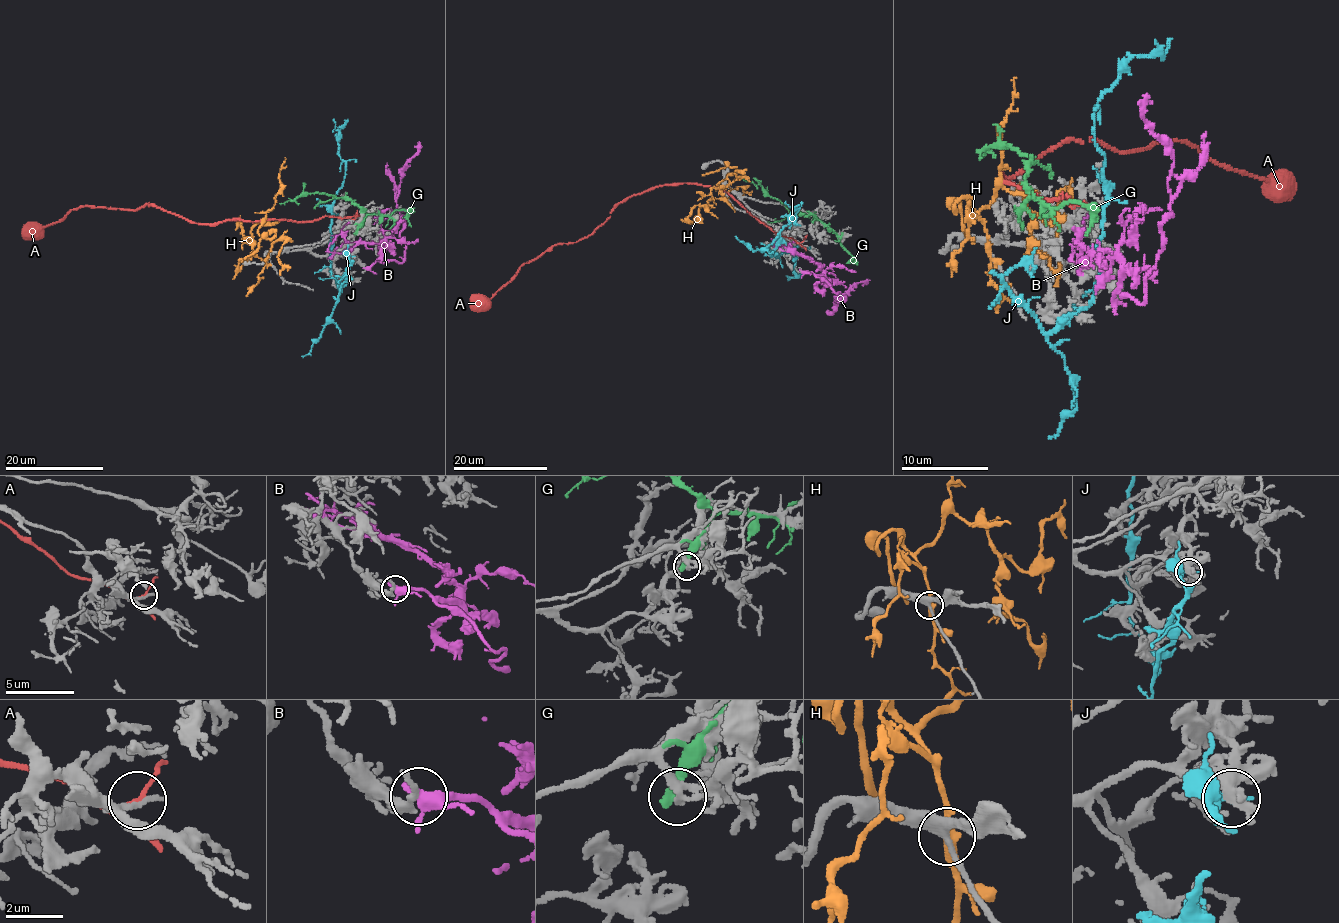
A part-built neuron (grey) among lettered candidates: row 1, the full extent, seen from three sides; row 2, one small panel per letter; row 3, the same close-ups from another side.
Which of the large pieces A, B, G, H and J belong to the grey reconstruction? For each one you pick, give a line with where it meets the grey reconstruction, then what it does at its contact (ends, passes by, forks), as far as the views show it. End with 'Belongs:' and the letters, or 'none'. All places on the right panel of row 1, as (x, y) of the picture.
H: Touches grey at (987, 244). It passes by
Belongs: H

